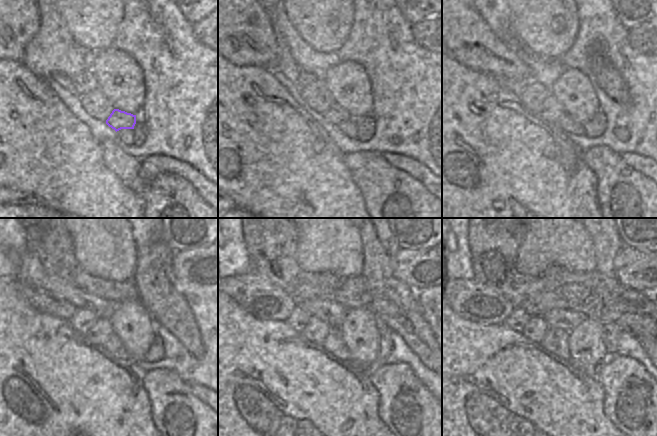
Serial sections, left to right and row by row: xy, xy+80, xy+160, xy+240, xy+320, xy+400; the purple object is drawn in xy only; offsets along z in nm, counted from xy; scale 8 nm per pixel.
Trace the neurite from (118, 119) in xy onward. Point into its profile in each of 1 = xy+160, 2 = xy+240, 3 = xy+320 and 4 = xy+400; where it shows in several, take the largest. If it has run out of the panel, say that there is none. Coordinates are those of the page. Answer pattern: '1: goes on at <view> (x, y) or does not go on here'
1: goes on at xy+160 (551, 111)
2: goes on at xy+240 (102, 330)
3: goes on at xy+320 (316, 331)
4: goes on at xy+400 (535, 329)

